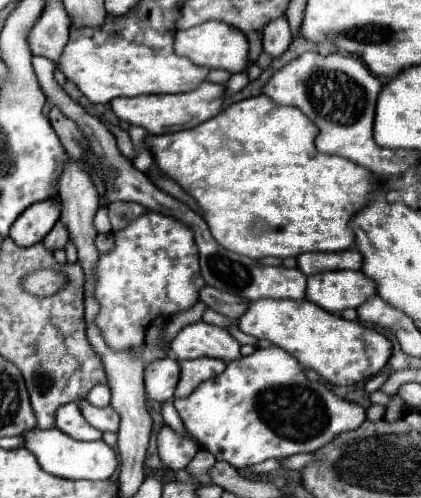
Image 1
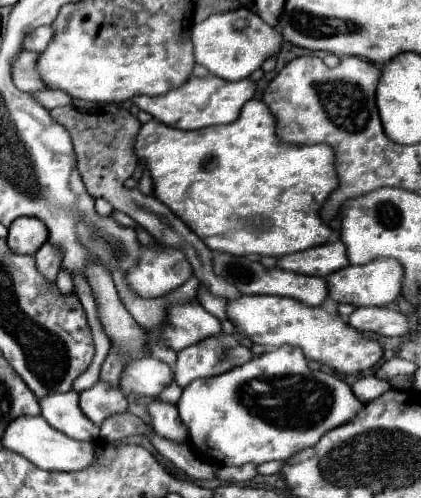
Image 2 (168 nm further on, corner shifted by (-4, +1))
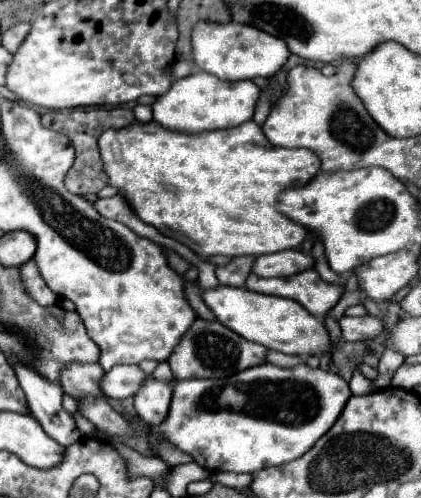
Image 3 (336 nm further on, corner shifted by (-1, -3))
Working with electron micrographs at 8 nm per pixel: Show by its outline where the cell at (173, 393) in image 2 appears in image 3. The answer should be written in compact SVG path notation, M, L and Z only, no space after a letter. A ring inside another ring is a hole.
M167 361L160 362L157 368L155 369L153 375L155 378L168 383L173 383L174 381L171 368Z

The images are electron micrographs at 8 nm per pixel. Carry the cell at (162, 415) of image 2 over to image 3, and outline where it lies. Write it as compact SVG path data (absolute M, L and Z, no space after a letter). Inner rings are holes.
M153 376L147 378L147 384L135 396L135 410L139 418L147 426L161 424L169 414L169 404L173 396L173 386L155 380Z

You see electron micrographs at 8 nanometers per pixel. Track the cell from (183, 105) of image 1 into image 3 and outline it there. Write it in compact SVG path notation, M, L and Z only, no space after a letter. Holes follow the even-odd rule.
M195 72L191 76L175 80L171 90L157 96L151 108L153 108L153 120L159 122L161 126L175 132L199 134L209 130L235 128L247 122L249 118L253 118L257 98L259 98L259 88L251 80L225 82L207 72Z

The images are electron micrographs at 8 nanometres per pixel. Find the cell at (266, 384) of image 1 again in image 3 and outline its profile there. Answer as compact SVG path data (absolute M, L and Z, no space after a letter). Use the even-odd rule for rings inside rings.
M259 364L251 366L243 372L237 372L229 376L225 382L221 380L183 380L175 382L173 388L173 400L167 414L167 420L151 432L167 436L171 444L179 446L183 452L191 454L193 460L207 468L209 472L259 472L267 466L281 466L285 462L291 462L299 456L303 456L307 450L313 448L313 444L335 424L339 414L343 412L347 400L351 398L349 384L333 374L325 372L321 368L309 368L307 364L297 364L293 368L279 368L275 364ZM223 384L231 384L237 392L237 406L221 404L219 394Z

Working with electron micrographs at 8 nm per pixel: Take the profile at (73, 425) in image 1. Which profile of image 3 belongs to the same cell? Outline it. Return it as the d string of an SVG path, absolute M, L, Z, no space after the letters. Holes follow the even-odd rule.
M15 366L17 380L27 396L31 414L39 420L43 430L61 446L71 446L81 438L73 416L61 406L63 388L41 378L27 366Z

